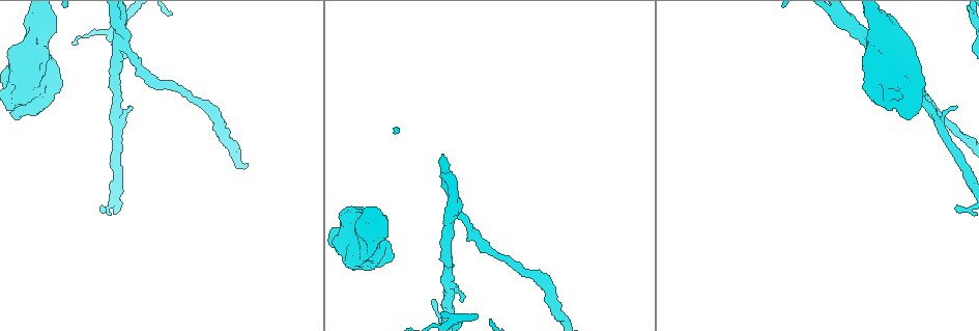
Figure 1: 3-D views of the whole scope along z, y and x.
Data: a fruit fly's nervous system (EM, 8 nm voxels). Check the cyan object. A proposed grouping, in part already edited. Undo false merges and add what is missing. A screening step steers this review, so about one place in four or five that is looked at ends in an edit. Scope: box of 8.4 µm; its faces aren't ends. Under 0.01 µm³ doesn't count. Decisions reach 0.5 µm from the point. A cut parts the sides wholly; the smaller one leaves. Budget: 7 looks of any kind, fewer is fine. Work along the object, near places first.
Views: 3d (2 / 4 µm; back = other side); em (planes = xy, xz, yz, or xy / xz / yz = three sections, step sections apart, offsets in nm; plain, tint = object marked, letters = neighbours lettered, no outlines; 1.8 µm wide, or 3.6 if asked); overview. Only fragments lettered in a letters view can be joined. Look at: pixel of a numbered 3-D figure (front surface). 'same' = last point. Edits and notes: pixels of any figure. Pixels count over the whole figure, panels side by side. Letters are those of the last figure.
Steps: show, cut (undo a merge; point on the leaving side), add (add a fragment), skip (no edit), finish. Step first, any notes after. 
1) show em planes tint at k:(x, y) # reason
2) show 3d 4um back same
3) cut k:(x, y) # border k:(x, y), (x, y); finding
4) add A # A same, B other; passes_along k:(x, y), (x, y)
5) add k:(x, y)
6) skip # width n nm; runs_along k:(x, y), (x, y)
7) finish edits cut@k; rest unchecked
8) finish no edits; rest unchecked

show em 3.6um planes letters at 1:(958, 207) # end of a long branch

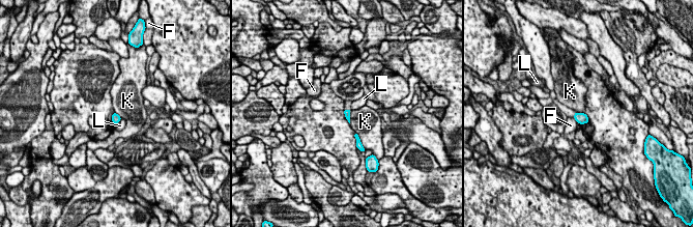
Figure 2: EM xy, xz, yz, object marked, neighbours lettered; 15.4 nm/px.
skip # width 100 nm; longest_contact K 280 nm; F other, K other, L other; no lettered fragment goes on from it

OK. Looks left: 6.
show em xz step 16 tint at 1:(44, 88) # sudden change in width

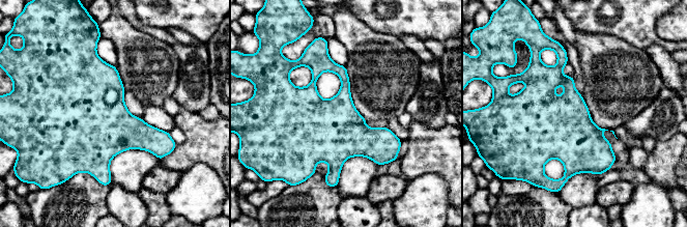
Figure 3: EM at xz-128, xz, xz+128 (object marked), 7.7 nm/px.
show em planes letters same # another direction

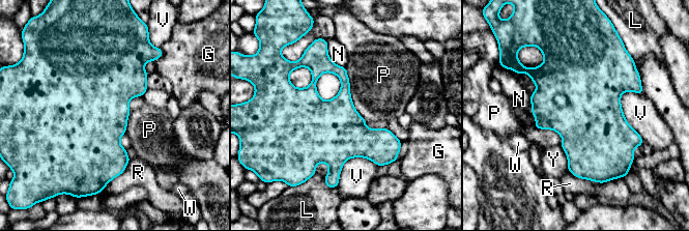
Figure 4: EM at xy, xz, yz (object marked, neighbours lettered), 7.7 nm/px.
skip # G other, L other, N other, P other, R other, V other, W other, Y other; border 4:(344, 66), (353, 107), (366, 120); all the same neuron

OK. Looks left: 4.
show 3d 4um at 1:(119, 41) # a fork

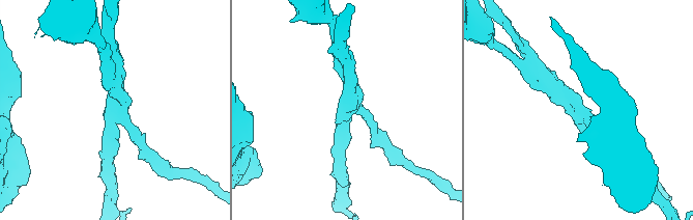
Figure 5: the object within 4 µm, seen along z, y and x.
show em planes letters at 5:(579, 109) # arms 3; arm_widths 170, 200, 200 nm

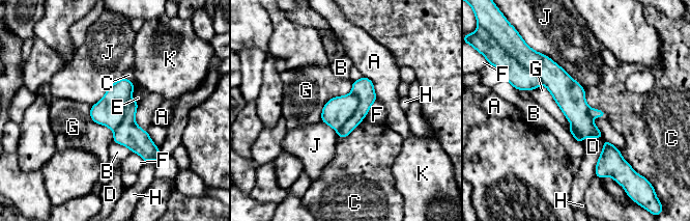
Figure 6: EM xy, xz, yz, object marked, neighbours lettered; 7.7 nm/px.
cut 6:(363, 88) # A other, B other, C other, D other, E other, F other, G other, H other, J other, K other; border 6:(352, 92), (357, 108), (337, 132); a second neuron is stuck on

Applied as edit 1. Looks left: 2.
finish edits cut@6; rest unchecked

